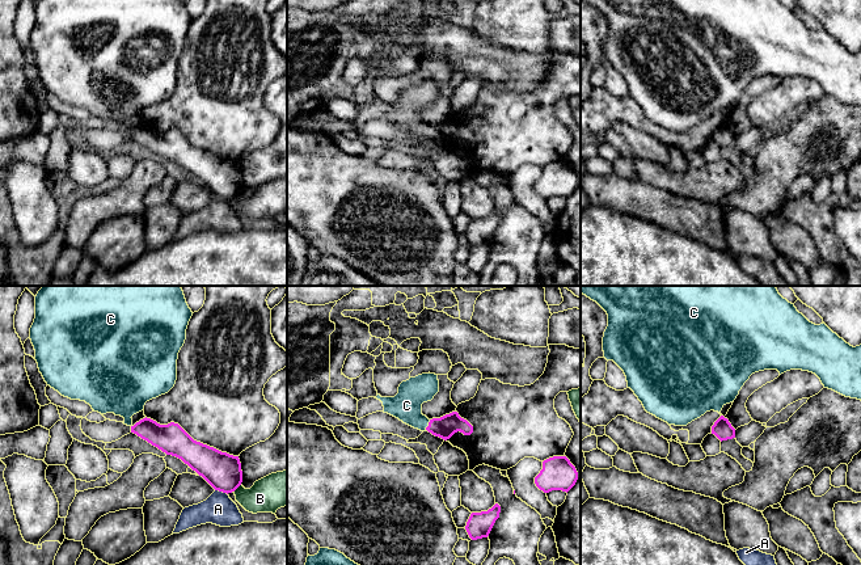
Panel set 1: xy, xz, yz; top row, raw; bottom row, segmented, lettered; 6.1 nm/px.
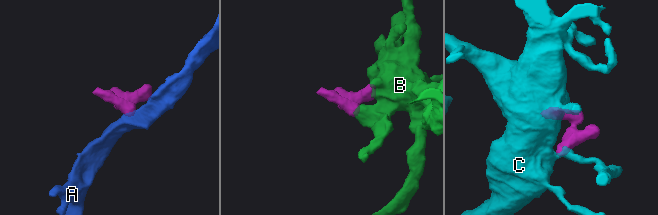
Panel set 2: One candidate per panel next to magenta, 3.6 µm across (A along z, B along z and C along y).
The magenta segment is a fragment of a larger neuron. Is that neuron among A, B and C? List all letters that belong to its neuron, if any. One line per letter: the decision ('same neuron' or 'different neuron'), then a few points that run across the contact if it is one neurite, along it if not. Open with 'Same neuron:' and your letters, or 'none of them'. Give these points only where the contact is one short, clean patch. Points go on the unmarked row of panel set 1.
Same neuron: C
A: different neuron | xy (215, 195), (227, 201)
B: different neuron
C: same neuron | xz (446, 133), (429, 131), (406, 112)

